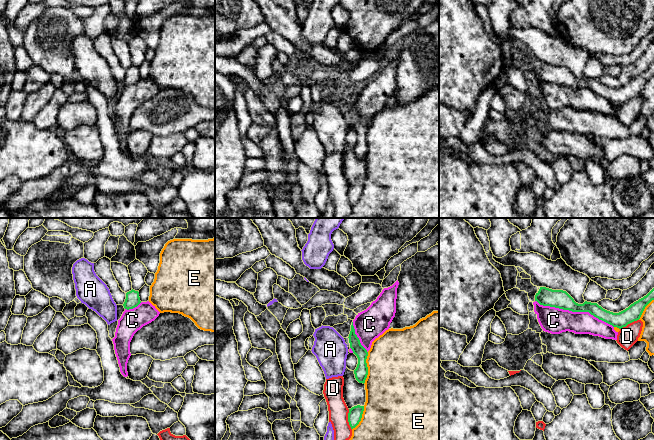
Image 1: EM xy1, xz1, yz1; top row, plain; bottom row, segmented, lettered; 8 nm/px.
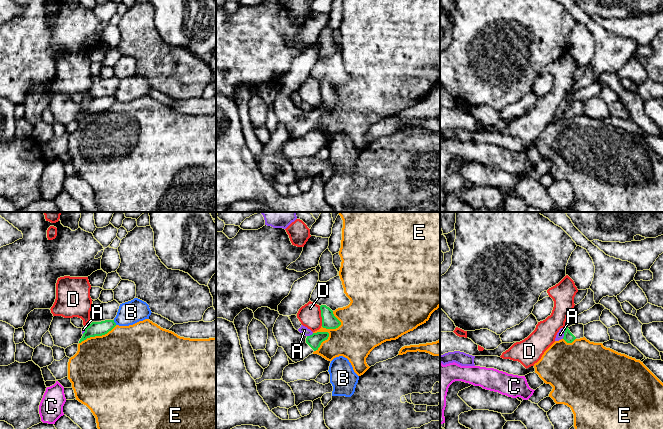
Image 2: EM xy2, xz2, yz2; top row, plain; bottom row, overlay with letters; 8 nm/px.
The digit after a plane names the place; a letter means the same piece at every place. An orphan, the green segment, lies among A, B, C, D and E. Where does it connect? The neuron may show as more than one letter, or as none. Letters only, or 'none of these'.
none of these

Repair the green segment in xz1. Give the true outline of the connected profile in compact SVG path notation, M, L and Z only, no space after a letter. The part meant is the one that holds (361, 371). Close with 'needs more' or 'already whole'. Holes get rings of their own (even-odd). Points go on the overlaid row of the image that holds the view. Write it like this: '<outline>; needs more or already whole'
M353 322L351 325L351 331L348 338L349 338L350 348L358 358L358 364L356 369L354 370L355 378L359 383L364 384L368 375L368 367L366 363L368 352L361 345L359 338L355 334Z; already whole

